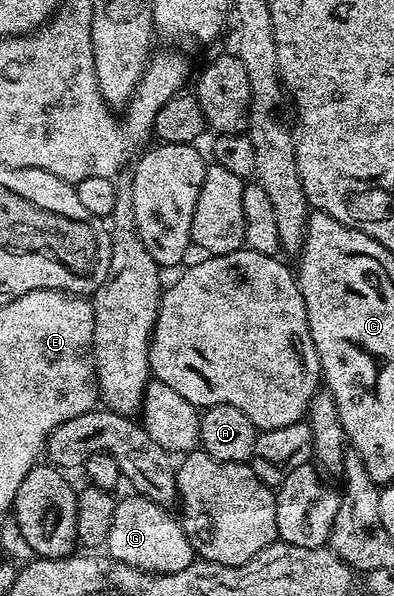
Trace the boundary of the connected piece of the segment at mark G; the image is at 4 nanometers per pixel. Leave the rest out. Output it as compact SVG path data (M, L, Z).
M129 493L126 499L117 499L115 517L111 521L111 533L107 544L108 558L126 563L135 569L149 571L153 575L179 573L195 561L191 541L181 527L180 518L162 504L151 501L145 495Z

